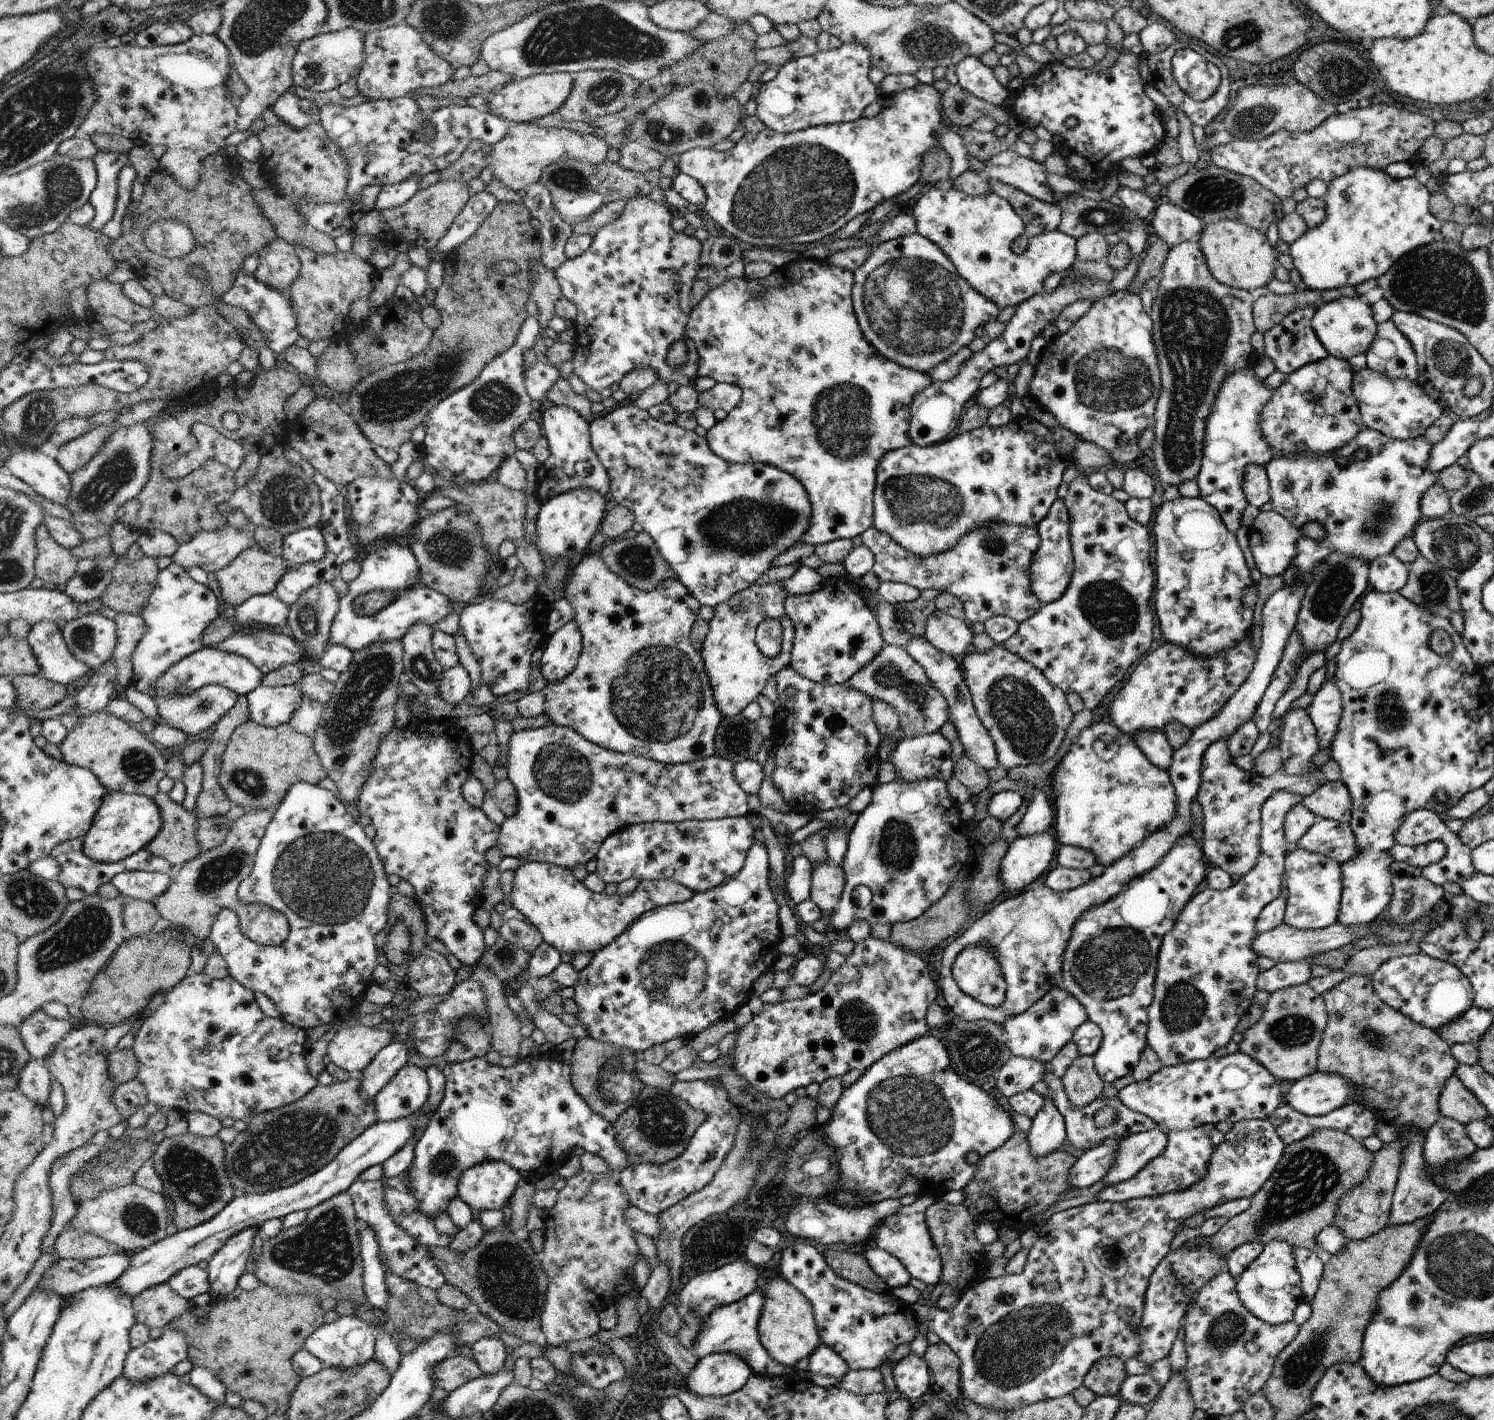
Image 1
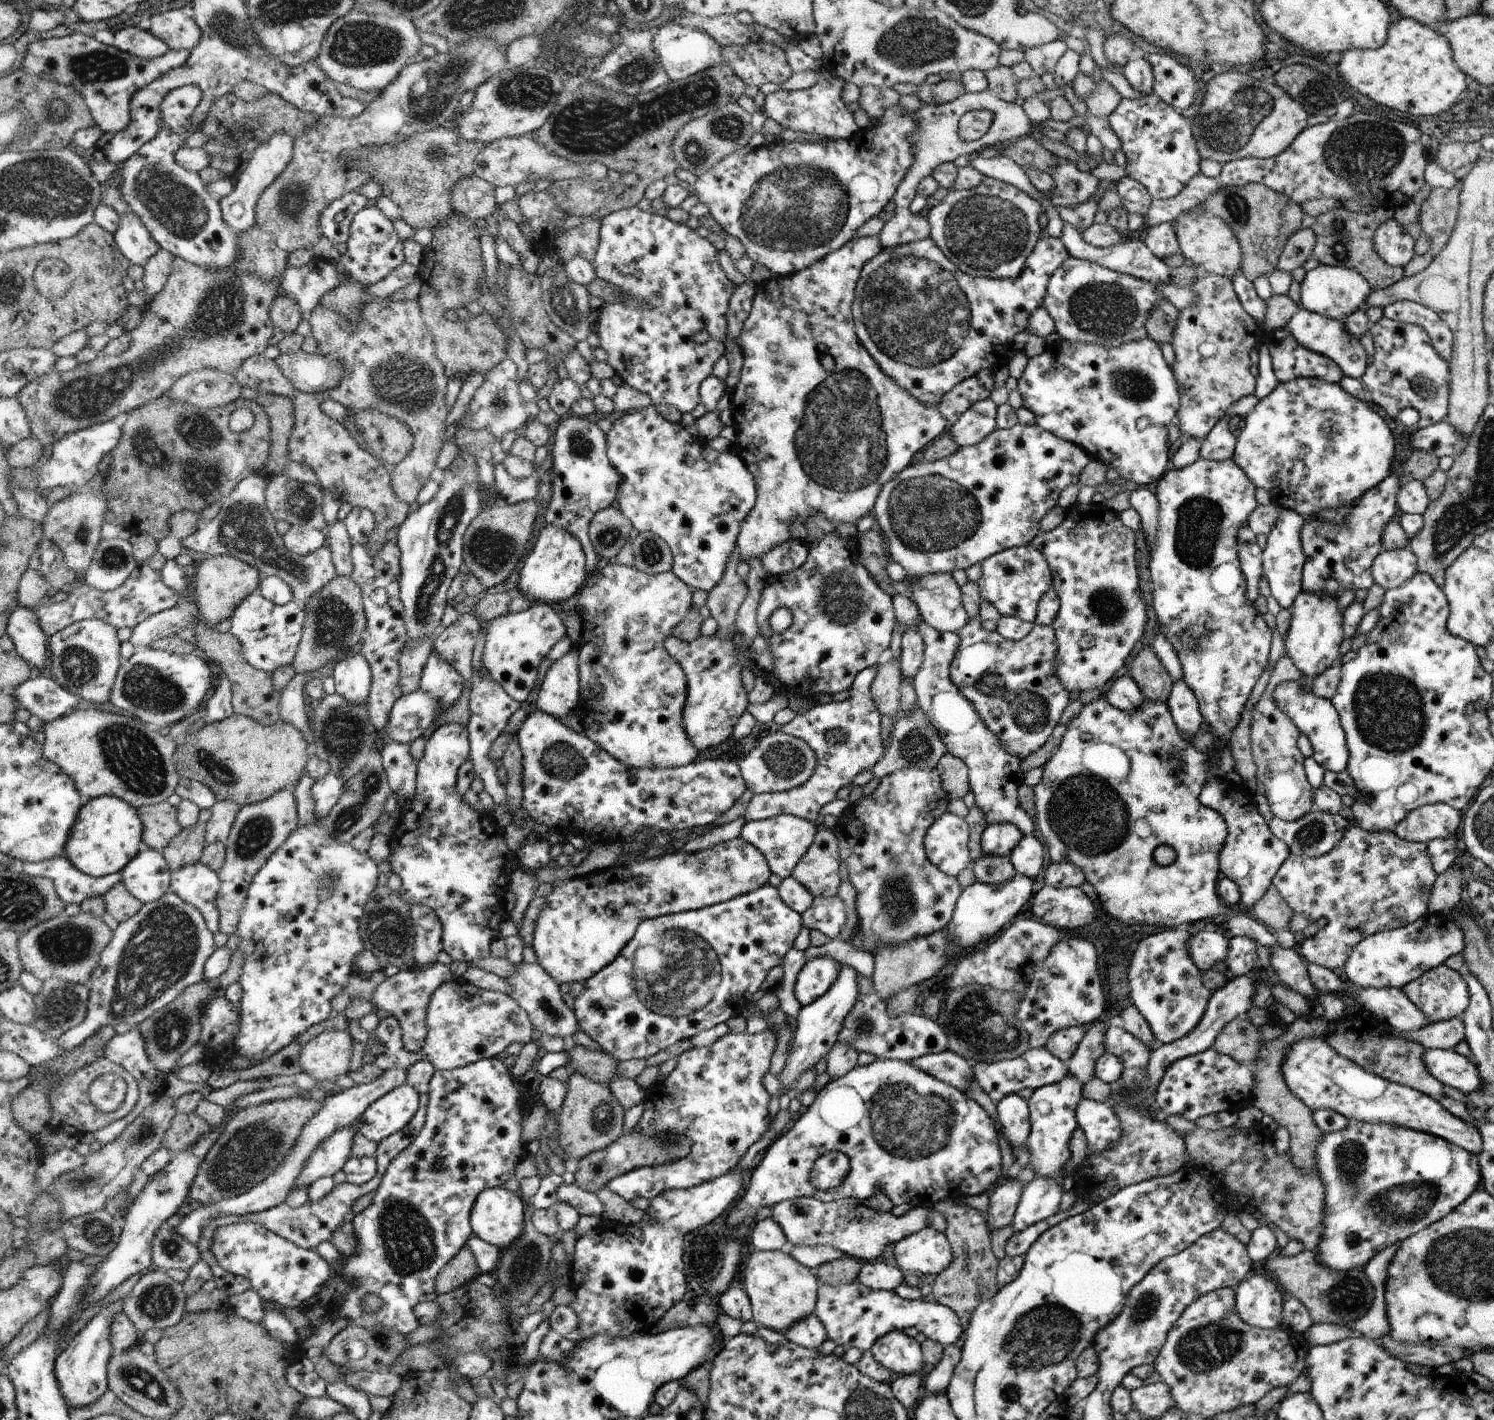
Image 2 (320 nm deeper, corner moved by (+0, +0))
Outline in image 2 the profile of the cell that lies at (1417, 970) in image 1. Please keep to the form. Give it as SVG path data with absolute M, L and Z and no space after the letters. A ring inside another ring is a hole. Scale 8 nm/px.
M1444 964L1431 968L1416 980L1405 984L1402 990L1416 1008L1419 1008L1434 1023L1460 1017L1468 1008L1471 995L1466 979L1460 971L1455 971Z

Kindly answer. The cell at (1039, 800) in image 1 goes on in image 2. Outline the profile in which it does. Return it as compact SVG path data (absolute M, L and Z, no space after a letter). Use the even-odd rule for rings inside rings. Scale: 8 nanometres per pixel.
M1023 835L1023 839L1010 854L1015 872L1035 879L1045 863L1043 841L1032 835Z

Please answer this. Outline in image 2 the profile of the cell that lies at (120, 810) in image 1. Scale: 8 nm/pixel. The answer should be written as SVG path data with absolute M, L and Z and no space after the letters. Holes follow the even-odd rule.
M105 795L89 800L80 812L79 823L72 832L71 843L66 848L70 858L86 874L104 877L123 872L124 867L135 858L142 842L144 826L139 810L122 798Z

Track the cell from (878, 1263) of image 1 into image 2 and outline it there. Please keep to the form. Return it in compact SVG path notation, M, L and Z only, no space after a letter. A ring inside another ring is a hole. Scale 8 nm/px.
M886 1261L862 1264L858 1282L876 1291L895 1291L903 1283L904 1276L899 1268L888 1265Z

